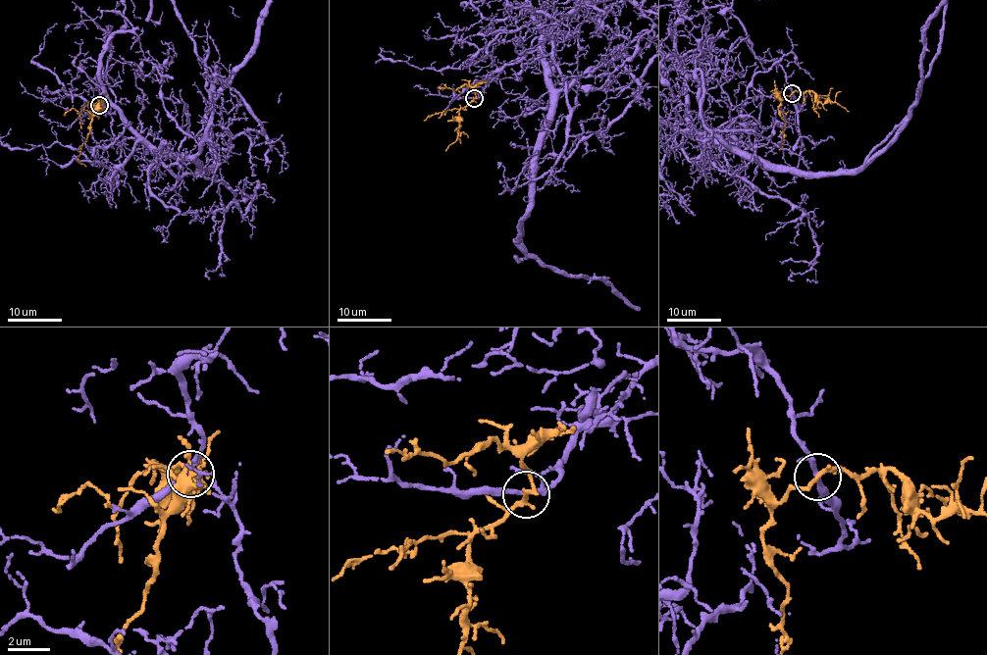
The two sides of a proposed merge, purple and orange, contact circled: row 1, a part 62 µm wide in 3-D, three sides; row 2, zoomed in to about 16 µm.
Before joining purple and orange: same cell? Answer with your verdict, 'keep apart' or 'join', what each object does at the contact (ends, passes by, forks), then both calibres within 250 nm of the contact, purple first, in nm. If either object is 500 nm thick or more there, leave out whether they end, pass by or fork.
keep apart; purple forks there; orange passes by; 180 nm thick on the purple side, 200 nm on the other

